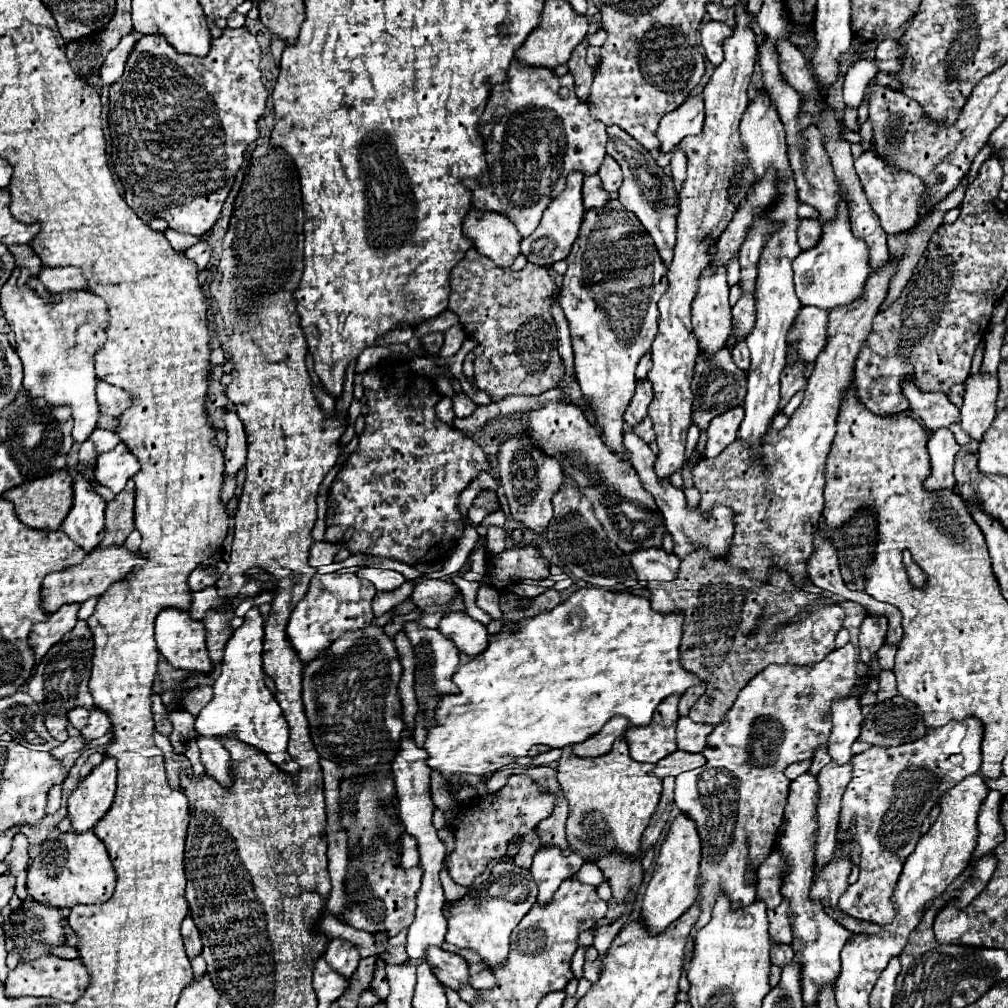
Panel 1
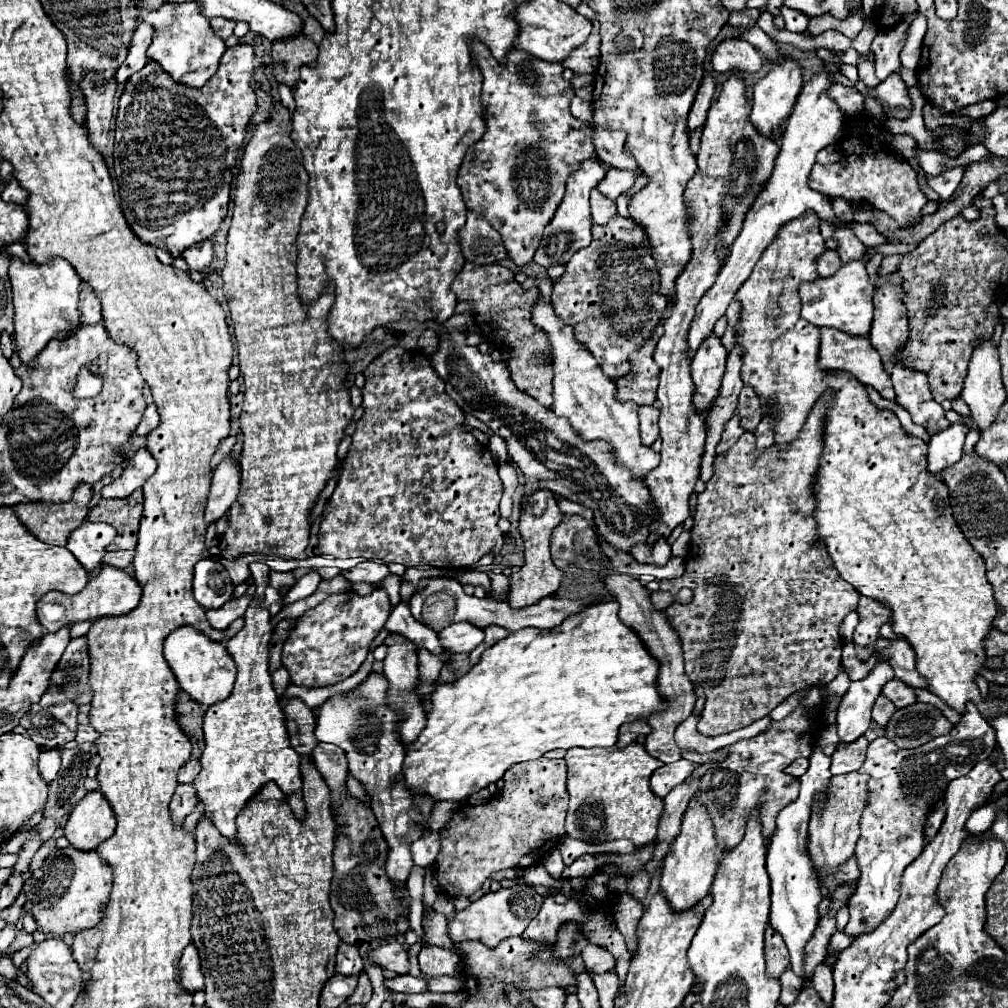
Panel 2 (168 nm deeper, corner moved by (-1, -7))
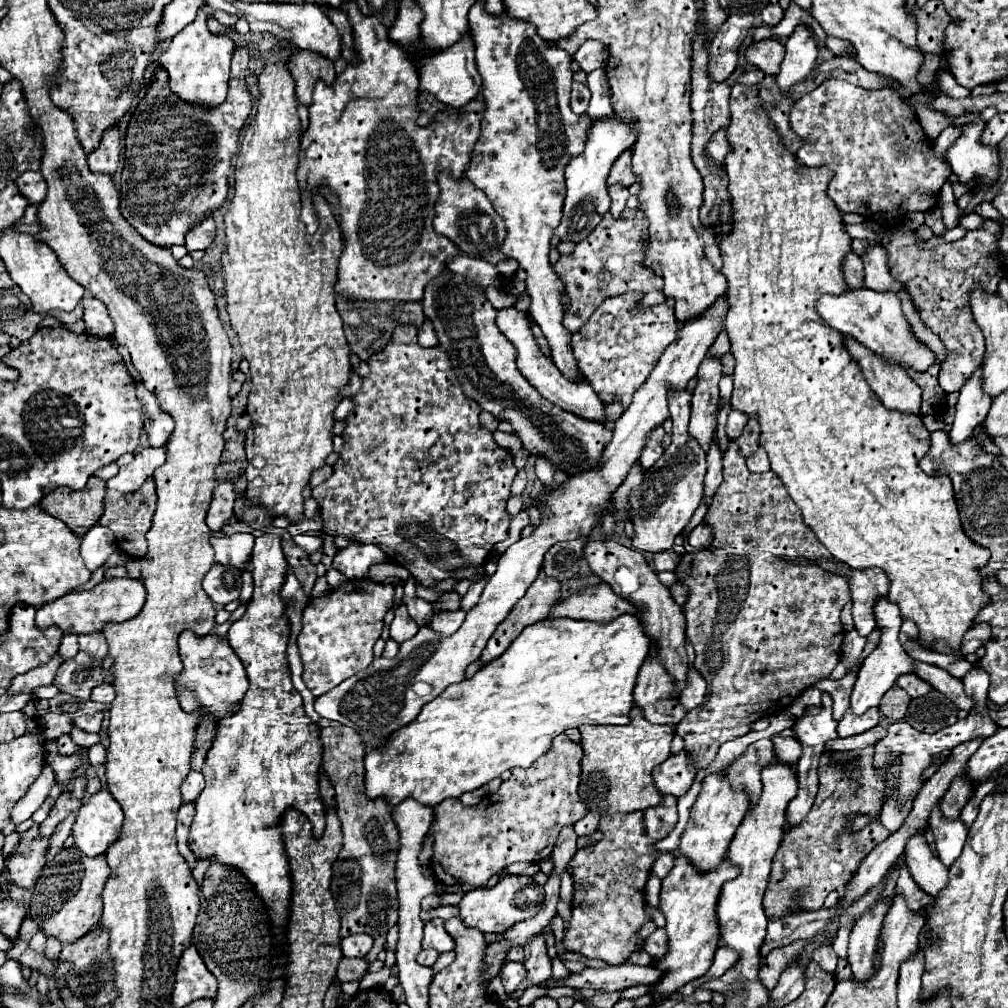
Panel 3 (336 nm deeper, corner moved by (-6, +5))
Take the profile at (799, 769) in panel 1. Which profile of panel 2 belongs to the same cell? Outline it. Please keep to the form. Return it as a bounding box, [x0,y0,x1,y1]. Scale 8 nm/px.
[787,757,809,777]

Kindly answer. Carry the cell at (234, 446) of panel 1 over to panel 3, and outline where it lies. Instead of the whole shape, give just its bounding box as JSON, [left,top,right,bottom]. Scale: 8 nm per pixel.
[206,479,234,531]

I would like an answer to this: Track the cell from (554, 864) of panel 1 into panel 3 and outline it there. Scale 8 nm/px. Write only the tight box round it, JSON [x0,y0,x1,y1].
[524,923,552,983]

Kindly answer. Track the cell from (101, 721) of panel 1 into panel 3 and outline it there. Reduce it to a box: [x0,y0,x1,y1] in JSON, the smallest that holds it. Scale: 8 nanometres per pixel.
[74,711,104,733]

